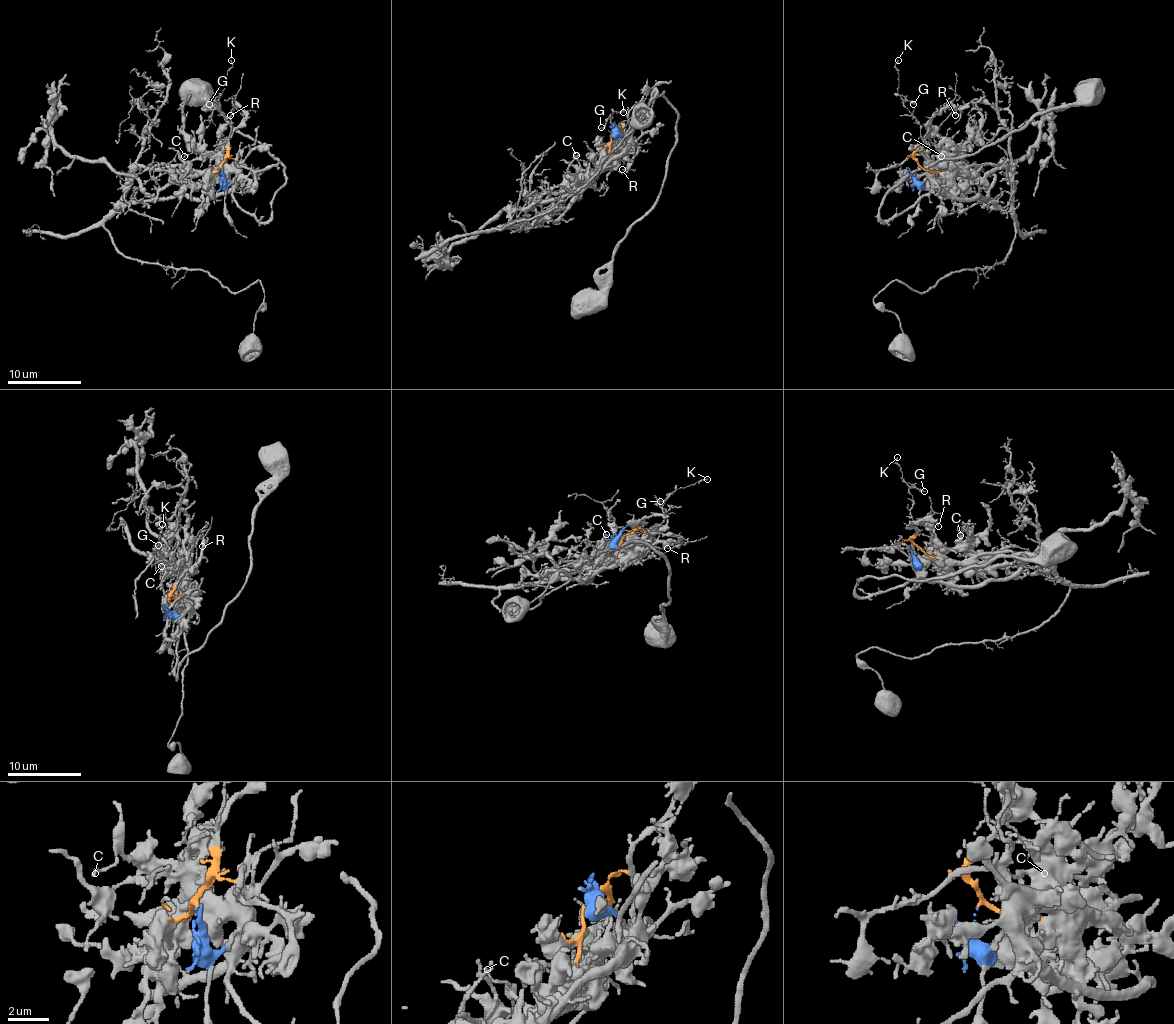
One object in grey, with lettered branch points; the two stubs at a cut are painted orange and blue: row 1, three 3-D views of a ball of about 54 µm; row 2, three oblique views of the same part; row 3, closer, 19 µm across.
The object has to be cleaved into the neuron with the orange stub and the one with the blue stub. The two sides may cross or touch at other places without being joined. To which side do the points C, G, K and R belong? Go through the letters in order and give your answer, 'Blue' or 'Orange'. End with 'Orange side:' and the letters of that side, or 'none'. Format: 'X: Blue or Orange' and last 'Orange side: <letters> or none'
C: Blue
G: Orange
K: Orange
R: Orange
Orange side: G, K, R

